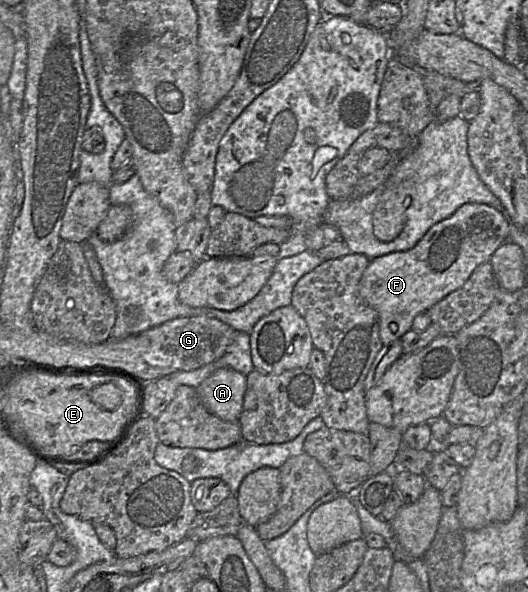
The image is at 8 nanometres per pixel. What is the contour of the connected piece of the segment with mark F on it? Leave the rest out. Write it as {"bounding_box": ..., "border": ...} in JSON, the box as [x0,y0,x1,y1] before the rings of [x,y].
{"bounding_box":[359,203,510,345],"border":[[[466,203],[451,216],[434,224],[411,249],[392,252],[369,261],[359,283],[363,301],[379,316],[379,336],[383,345],[400,339],[411,327],[416,315],[460,288],[480,264],[489,261],[496,249],[508,240],[510,222],[505,214],[485,203]]]}

